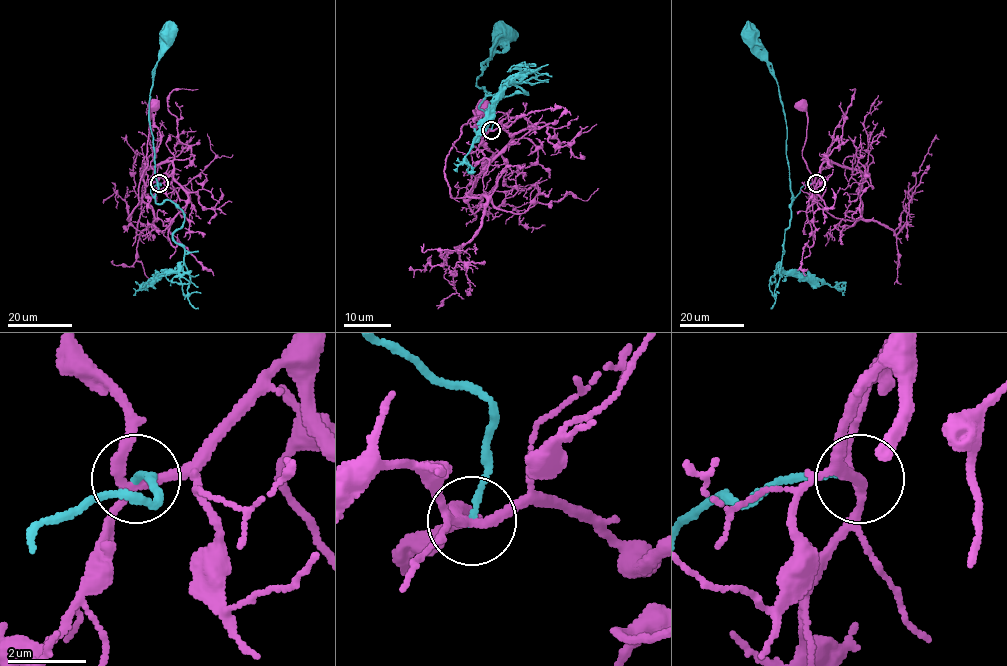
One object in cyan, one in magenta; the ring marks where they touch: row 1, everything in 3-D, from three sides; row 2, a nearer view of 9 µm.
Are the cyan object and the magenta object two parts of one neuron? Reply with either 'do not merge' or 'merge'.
do not merge

